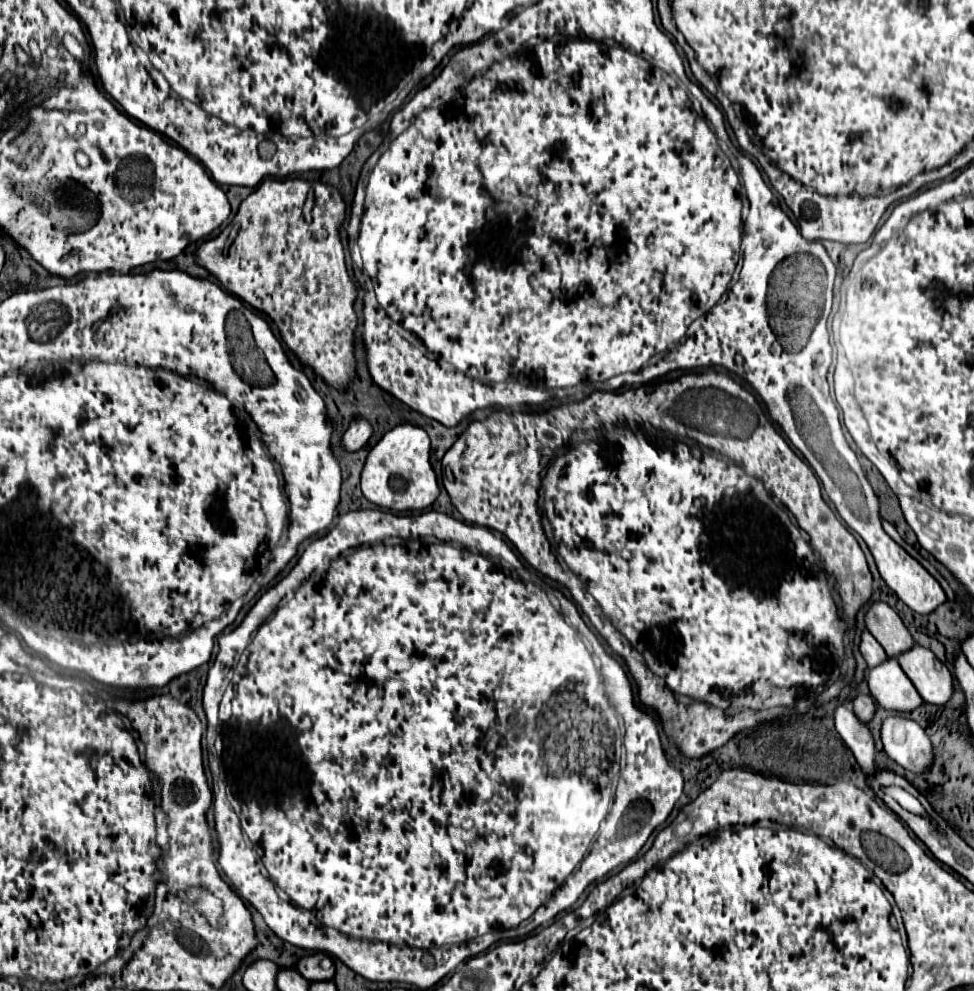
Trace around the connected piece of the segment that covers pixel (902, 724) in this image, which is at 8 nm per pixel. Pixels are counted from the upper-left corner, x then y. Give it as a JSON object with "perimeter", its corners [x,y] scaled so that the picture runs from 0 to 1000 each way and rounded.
{"perimeter":[[[925,721],[911,724],[905,734],[905,746],[911,762],[929,778],[950,780],[958,772],[958,752],[952,740]]]}

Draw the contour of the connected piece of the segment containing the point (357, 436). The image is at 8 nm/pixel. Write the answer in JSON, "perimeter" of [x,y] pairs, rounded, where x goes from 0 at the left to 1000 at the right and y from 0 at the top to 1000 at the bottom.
{"perimeter":[[[364,423],[358,433],[352,437],[350,441],[350,451],[354,455],[369,455],[381,441],[381,429],[377,427],[377,423]]]}

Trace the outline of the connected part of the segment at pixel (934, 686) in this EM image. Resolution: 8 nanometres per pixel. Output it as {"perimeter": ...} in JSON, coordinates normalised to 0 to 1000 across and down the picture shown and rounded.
{"perimeter":[[[939,651],[921,663],[925,675],[935,685],[950,709],[970,711],[978,701],[978,681],[956,655]]]}

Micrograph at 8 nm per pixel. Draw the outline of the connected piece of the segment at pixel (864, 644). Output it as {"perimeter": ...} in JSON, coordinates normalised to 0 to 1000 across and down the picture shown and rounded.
{"perimeter":[[[888,637],[888,639],[886,639],[882,655],[884,655],[884,661],[888,663],[888,667],[890,667],[892,675],[894,675],[894,673],[900,673],[900,671],[905,671],[909,665],[913,665],[913,663],[909,661],[907,653],[900,649],[900,645],[898,645],[892,637]]]}

